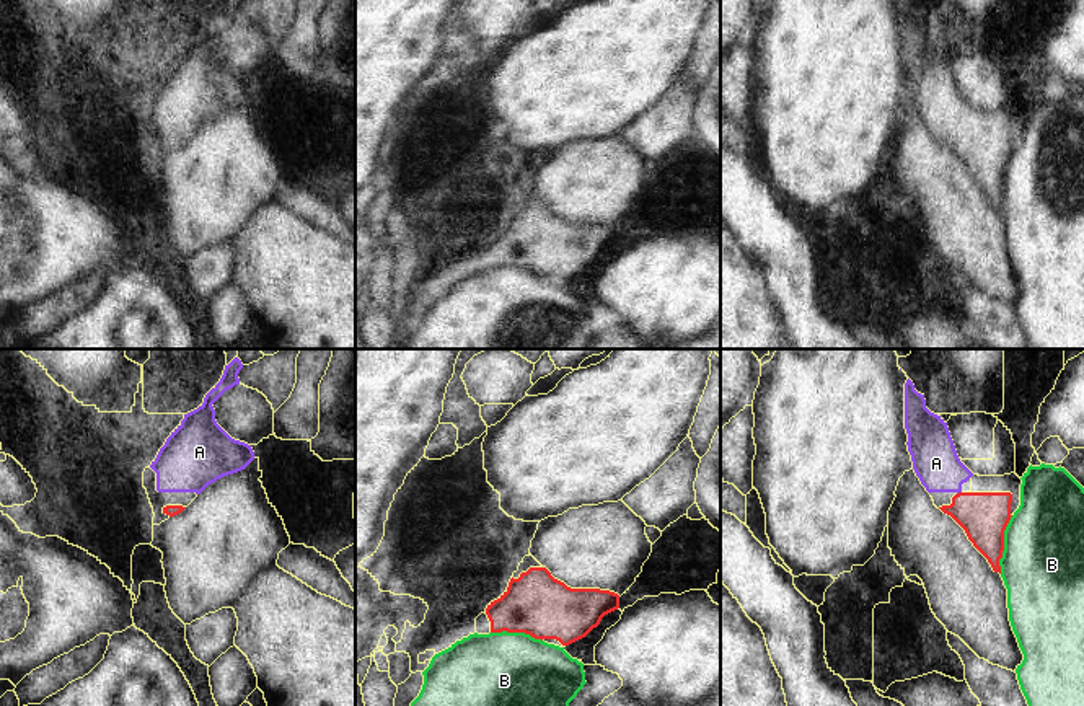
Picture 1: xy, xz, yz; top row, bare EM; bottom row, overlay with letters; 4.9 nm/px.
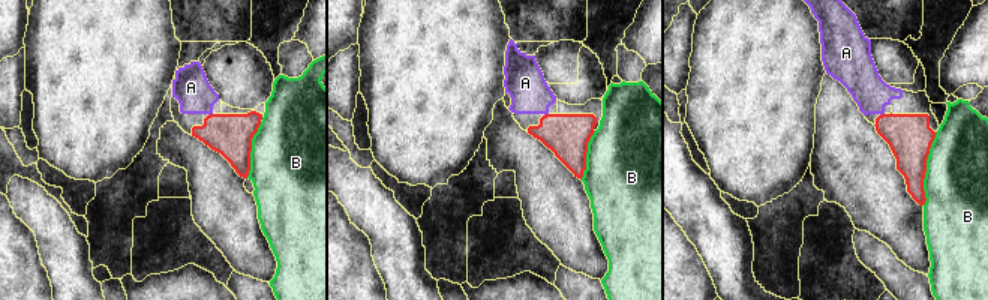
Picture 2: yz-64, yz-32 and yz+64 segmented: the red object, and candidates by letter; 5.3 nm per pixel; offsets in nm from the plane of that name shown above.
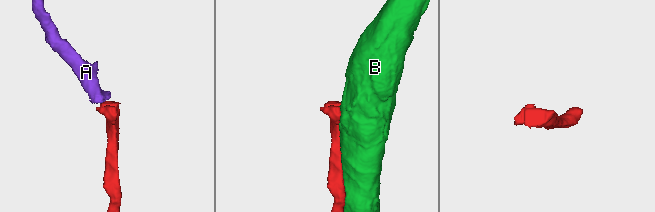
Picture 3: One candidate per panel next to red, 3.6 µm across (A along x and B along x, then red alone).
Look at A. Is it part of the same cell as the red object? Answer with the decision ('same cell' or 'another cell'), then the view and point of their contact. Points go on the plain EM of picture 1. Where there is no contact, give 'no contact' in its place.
same cell; contact yz (959, 127)

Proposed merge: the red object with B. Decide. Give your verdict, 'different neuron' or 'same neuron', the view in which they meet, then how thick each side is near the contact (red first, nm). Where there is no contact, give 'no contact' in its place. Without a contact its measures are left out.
different neuron | yz | 240/420 nm

